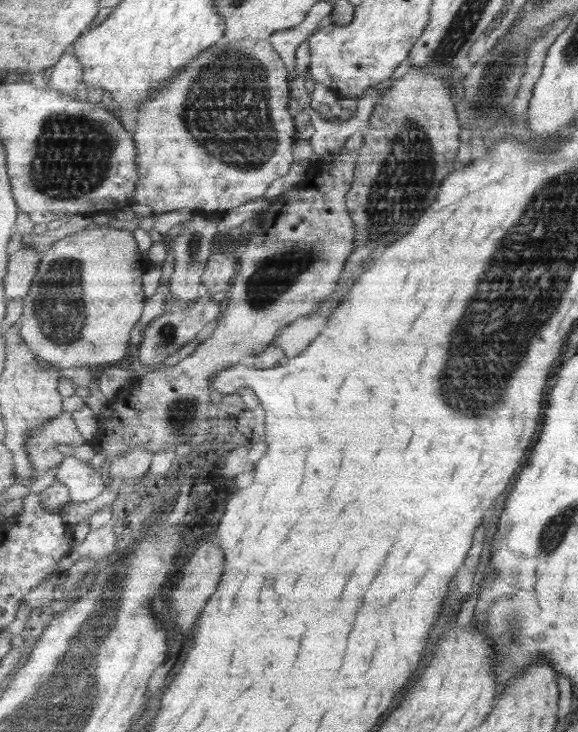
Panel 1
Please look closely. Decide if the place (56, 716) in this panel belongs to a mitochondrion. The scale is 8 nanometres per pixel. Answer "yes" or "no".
yes

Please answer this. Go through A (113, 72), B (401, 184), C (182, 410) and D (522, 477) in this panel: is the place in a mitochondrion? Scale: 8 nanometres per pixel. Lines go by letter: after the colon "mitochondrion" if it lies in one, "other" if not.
A: other
B: mitochondrion
C: mitochondrion
D: other

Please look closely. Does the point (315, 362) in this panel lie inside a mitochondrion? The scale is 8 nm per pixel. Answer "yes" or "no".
no

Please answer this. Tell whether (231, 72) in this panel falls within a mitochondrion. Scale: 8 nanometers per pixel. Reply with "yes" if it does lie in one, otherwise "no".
yes

